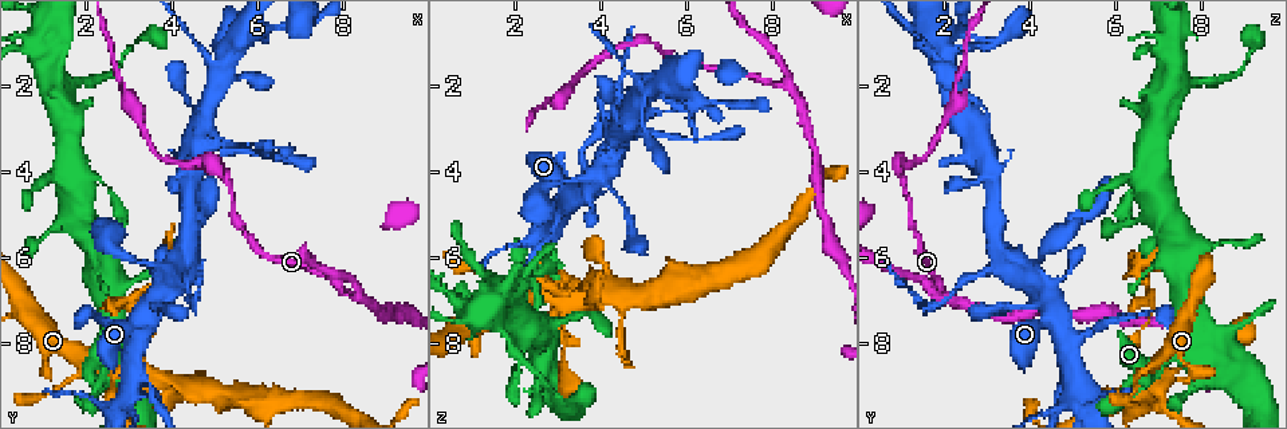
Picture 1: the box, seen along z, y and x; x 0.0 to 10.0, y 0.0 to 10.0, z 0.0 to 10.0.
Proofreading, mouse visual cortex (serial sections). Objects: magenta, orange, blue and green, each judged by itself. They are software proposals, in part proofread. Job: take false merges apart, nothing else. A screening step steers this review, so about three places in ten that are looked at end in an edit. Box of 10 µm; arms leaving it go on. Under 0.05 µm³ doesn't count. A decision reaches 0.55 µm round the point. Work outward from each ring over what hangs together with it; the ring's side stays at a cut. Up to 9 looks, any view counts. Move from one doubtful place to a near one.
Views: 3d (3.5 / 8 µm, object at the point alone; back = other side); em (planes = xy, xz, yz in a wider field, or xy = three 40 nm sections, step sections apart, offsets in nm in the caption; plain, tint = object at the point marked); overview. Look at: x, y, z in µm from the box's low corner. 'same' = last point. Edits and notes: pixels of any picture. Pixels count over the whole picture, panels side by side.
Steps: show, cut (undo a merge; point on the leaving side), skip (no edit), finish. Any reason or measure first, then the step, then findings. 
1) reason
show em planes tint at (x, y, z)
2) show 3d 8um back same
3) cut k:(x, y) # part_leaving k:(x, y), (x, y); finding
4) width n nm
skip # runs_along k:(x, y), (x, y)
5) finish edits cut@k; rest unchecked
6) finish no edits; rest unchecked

show 3d 3.5um at (8.35, 6.95, 2.00)

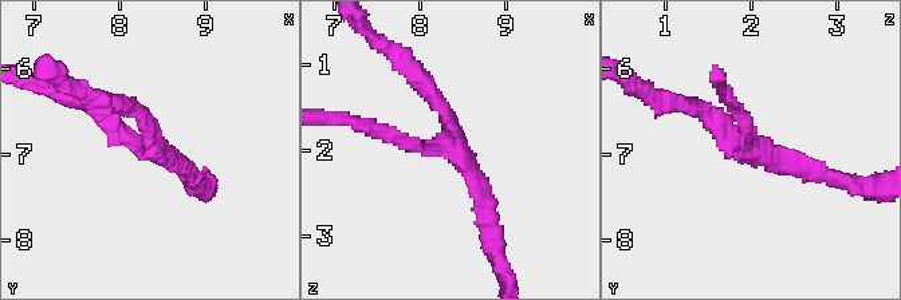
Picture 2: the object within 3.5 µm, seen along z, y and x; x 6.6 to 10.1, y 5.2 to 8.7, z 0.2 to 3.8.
arms 3; arm_widths 200, 200, 200 nm; now the EM
show em xy step 3 tint at (8.25, 6.95, 1.90)

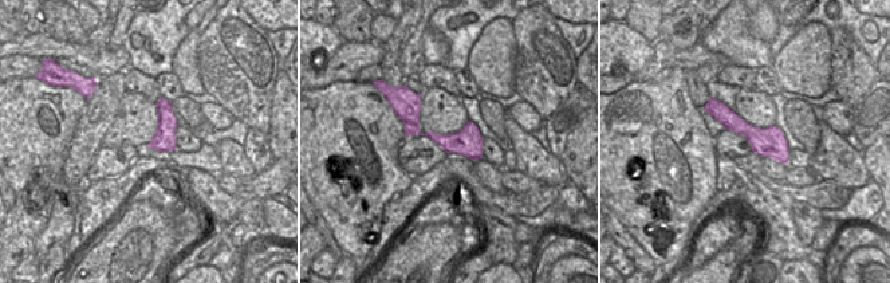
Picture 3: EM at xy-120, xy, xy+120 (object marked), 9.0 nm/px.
width 260 nm
skip # runs_along 2:(374, 127), (448, 147), (486, 213); one cell here

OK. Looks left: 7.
sudden change in width
show 3d 3.5um at (4.40, 6.30, 3.35)

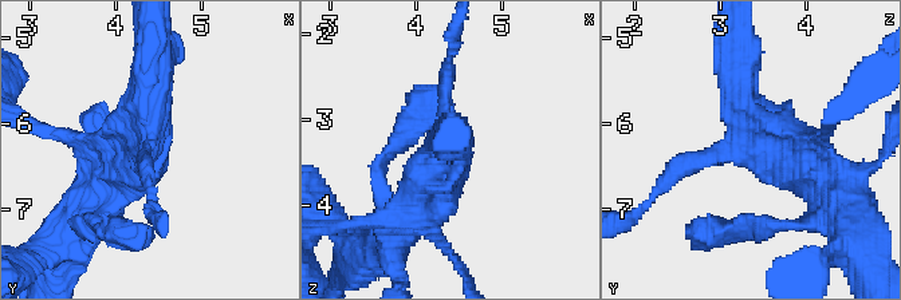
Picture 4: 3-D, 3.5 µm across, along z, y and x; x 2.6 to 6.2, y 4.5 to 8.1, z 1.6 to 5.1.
arms 3; arm_widths 200, 400, 450 nm
show em xy step 3 tint at (4.30, 6.30, 3.30)

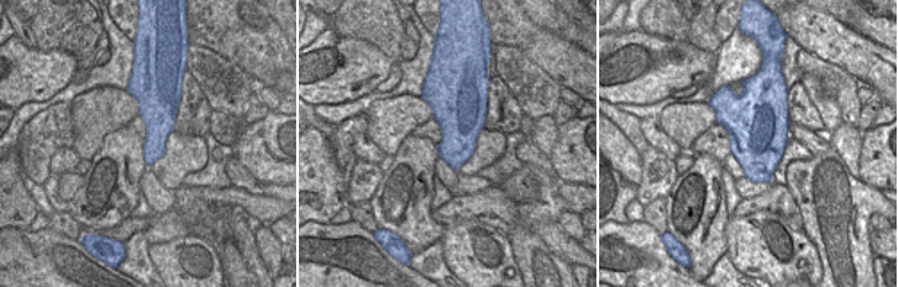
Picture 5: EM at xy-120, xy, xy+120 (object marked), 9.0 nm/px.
skip # runs_along 4:(825, 180), (746, 118), (739, 52); one cell here

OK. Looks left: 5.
abrupt turn
show 3d 3.5um at (4.40, 3.35, 2.90)

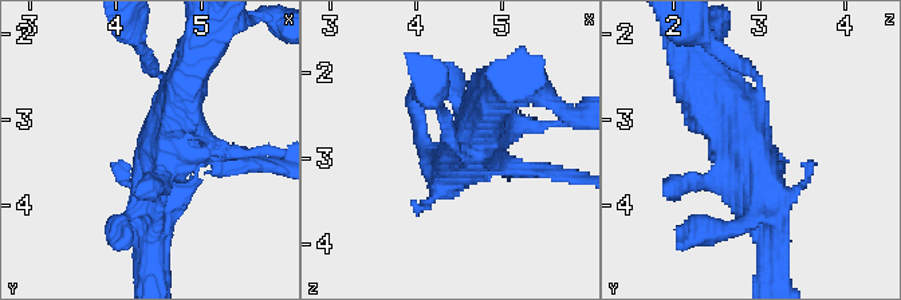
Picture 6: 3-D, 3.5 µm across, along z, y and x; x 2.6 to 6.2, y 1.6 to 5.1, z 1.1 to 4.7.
shape alone is not enough
show em xy step 5 tint at (4.45, 3.40, 2.95)

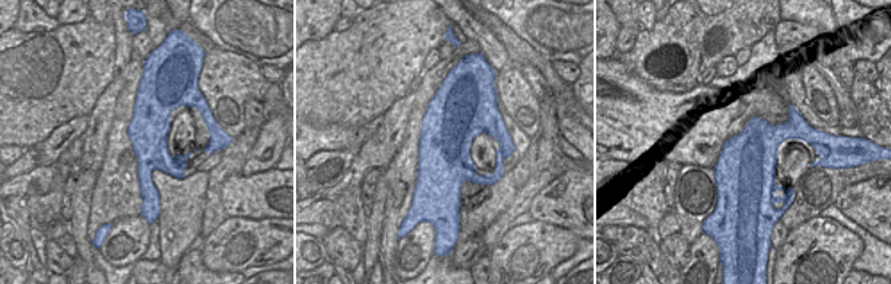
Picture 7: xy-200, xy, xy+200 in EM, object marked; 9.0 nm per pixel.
skip # runs_along 7:(152, 87), (145, 194); one cell here

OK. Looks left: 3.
looks like a crossing
show 3d 3.5um at (5.30, 1.20, 2.05)

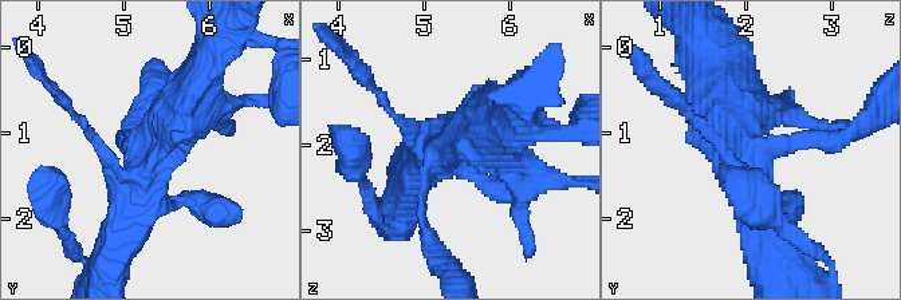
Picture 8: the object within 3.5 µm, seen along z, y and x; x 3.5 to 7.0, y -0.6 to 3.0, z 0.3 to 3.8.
shape alone is not enough
show em xy step 1 tint at (5.30, 1.25, 2.00)

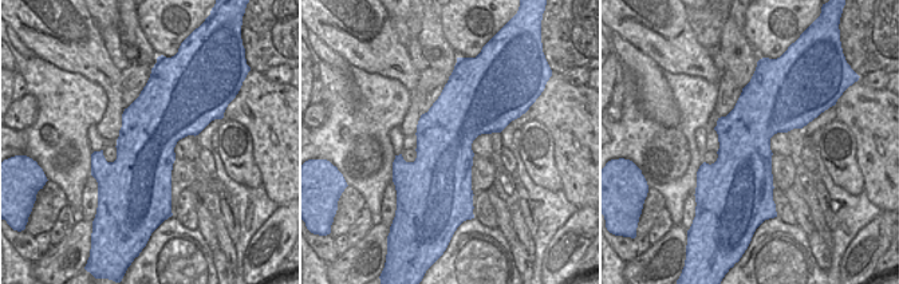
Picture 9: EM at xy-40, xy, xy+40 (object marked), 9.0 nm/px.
skip # runs_along 8:(121, 239), (150, 143), (208, 102); all the same cell

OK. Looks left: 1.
finish no edits; rest unchecked

